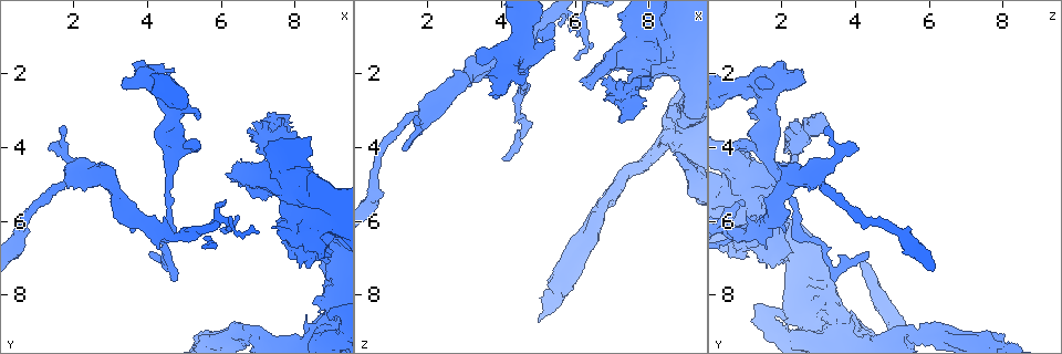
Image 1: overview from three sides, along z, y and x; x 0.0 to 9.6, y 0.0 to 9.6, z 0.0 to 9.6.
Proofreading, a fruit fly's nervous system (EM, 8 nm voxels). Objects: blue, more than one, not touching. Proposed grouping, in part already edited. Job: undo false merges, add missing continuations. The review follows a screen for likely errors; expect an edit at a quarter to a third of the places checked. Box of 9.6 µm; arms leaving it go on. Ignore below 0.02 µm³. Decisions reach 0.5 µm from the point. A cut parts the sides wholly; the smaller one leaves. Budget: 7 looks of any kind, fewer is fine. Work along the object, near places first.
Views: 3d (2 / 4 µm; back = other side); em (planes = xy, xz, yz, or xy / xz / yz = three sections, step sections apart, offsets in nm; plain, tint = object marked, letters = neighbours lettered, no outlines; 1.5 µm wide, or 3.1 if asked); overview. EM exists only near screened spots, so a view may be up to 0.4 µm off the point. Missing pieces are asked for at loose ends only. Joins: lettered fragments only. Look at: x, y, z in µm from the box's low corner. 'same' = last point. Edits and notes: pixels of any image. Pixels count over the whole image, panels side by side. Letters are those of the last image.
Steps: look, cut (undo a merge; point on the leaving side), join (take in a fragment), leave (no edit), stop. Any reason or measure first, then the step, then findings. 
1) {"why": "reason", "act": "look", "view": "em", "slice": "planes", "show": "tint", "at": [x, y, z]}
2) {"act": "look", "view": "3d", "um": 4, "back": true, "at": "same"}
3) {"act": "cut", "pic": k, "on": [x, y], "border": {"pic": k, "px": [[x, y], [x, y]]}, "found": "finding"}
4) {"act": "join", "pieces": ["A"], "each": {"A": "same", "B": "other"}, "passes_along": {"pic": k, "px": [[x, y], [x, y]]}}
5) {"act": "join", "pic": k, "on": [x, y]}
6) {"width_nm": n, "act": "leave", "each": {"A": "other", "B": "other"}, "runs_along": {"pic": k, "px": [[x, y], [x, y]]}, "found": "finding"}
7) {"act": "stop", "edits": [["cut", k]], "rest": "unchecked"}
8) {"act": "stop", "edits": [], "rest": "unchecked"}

{"why": "tapers out", "act": "look", "view": "em", "slice": "planes", "show": "letters", "at": [6.05, 5.50, 0.95]}

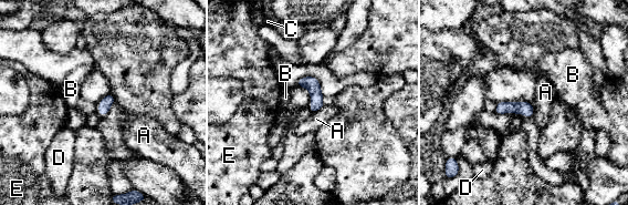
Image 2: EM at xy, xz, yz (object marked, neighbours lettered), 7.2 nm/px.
{"act": "leave", "each": {"A": "other", "B": "other", "C": "other", "D": "other", "E": "other"}, "border": {"pic": 2, "px": [[531, 103], [533, 115]]}, "found": "no lettered fragment goes on from it"}

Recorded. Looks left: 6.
{"why": "free end", "act": "look", "view": "3d", "um": 2, "at": [5.45, 3.25, 1.15]}

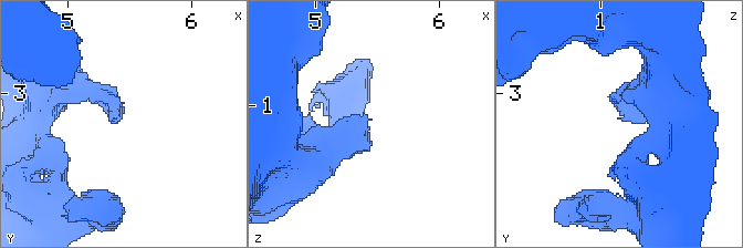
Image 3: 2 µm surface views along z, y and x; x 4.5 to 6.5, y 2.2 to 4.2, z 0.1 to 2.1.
{"why": "now the EM", "act": "look", "view": "em", "slice": "xz", "step": 4, "show": "tint", "at": [5.40, 3.20, 1.18]}

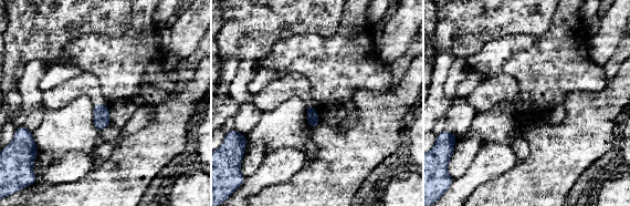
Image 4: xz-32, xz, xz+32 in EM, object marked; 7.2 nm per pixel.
{"act": "look", "view": "em", "slice": "planes", "show": "letters", "at": "same"}

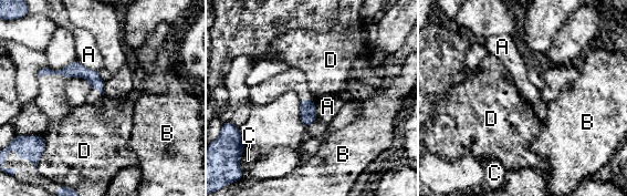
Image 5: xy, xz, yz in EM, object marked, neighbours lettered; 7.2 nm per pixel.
{"act": "leave", "each": {"A": "other", "B": "other", "C": "other", "D": "other"}, "border": {"pic": 5, "px": [[42, 135], [44, 151]]}, "found": "none of them fits"}

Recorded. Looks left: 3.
{"why": "thick end", "act": "look", "view": "3d", "um": 4, "at": [3.65, 1.85, 2.65]}

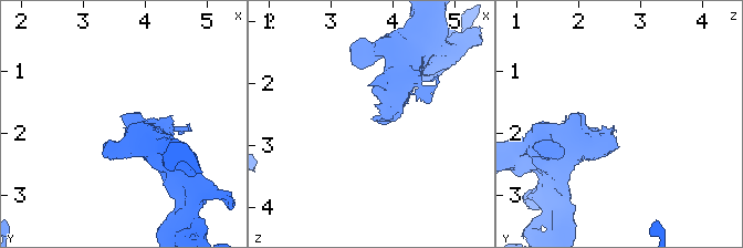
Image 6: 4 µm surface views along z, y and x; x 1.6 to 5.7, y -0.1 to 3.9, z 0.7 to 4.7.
{"act": "look", "view": "em", "slice": "planes", "show": "letters", "at": [3.70, 1.90, 2.55]}

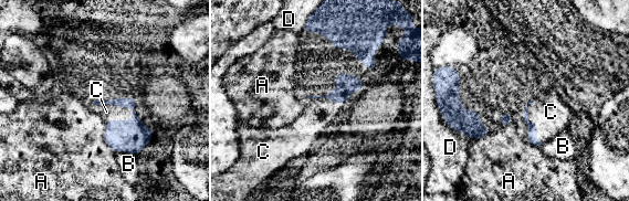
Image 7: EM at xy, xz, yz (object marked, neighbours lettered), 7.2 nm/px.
{"act": "join", "pic": 7, "on": [106, 112], "each": {"A": "other", "B": "other", "C": "same", "D": "other"}, "passes_along": {"pic": 7, "px": [[126, 136], [114, 104], [106, 112]]}, "found": "the neuron continues"}

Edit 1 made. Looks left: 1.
{"act": "stop", "edits": [["join", 7]], "rest": "unchecked"}

